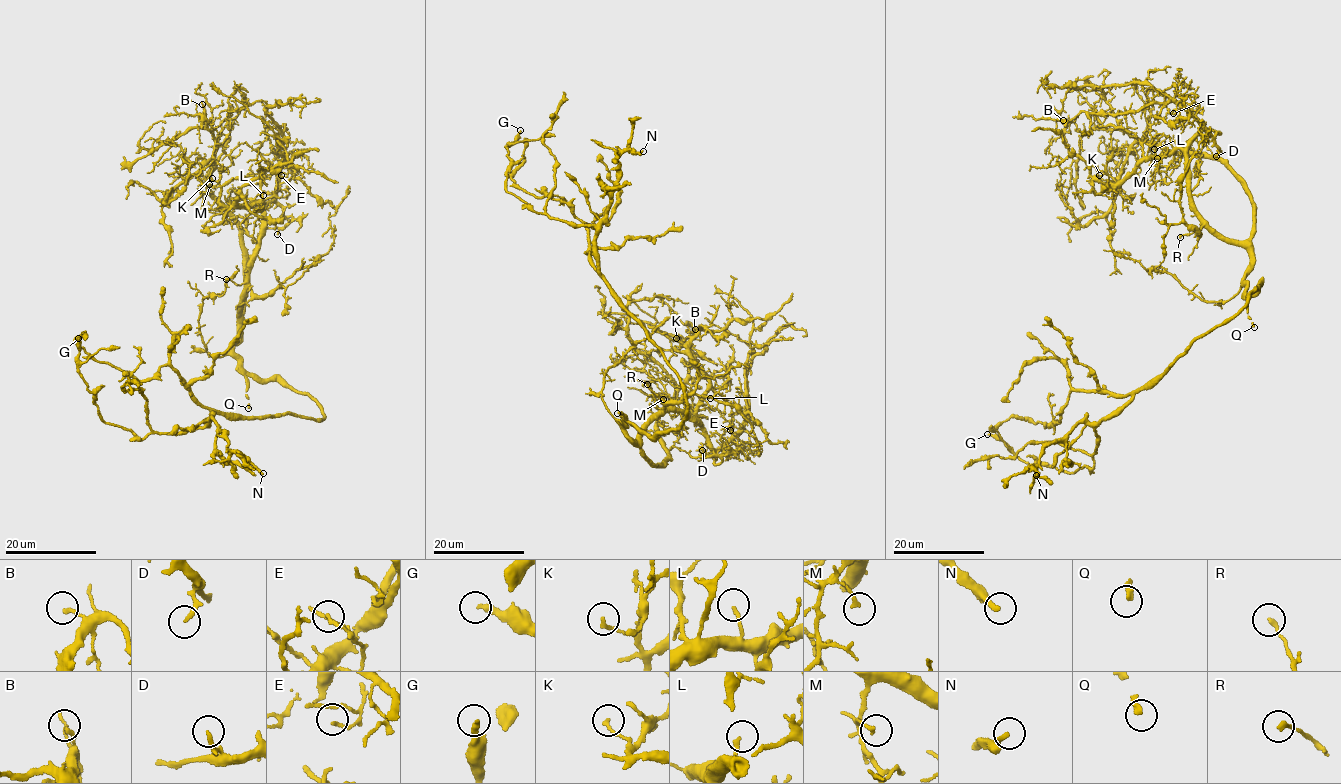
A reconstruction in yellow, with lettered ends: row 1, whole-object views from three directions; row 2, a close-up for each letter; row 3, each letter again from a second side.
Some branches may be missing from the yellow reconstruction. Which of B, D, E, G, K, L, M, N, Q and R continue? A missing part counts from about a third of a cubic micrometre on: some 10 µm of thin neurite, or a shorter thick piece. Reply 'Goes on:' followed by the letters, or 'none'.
Goes on: L, Q

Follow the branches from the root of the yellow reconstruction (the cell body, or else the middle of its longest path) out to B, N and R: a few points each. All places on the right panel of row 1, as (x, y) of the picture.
B: (1257, 286), (1246, 292), (1252, 195), (1236, 175), (1219, 161), (1169, 153), (1119, 129), (1084, 132), (1063, 120)
N: (1257, 286), (1247, 305), (1194, 338), (1121, 406), (1044, 448), (1029, 467), (1036, 475)
R: (1257, 286), (1261, 287), (1251, 295), (1246, 292), (1250, 252), (1238, 244), (1218, 239), (1201, 223), (1180, 237)

